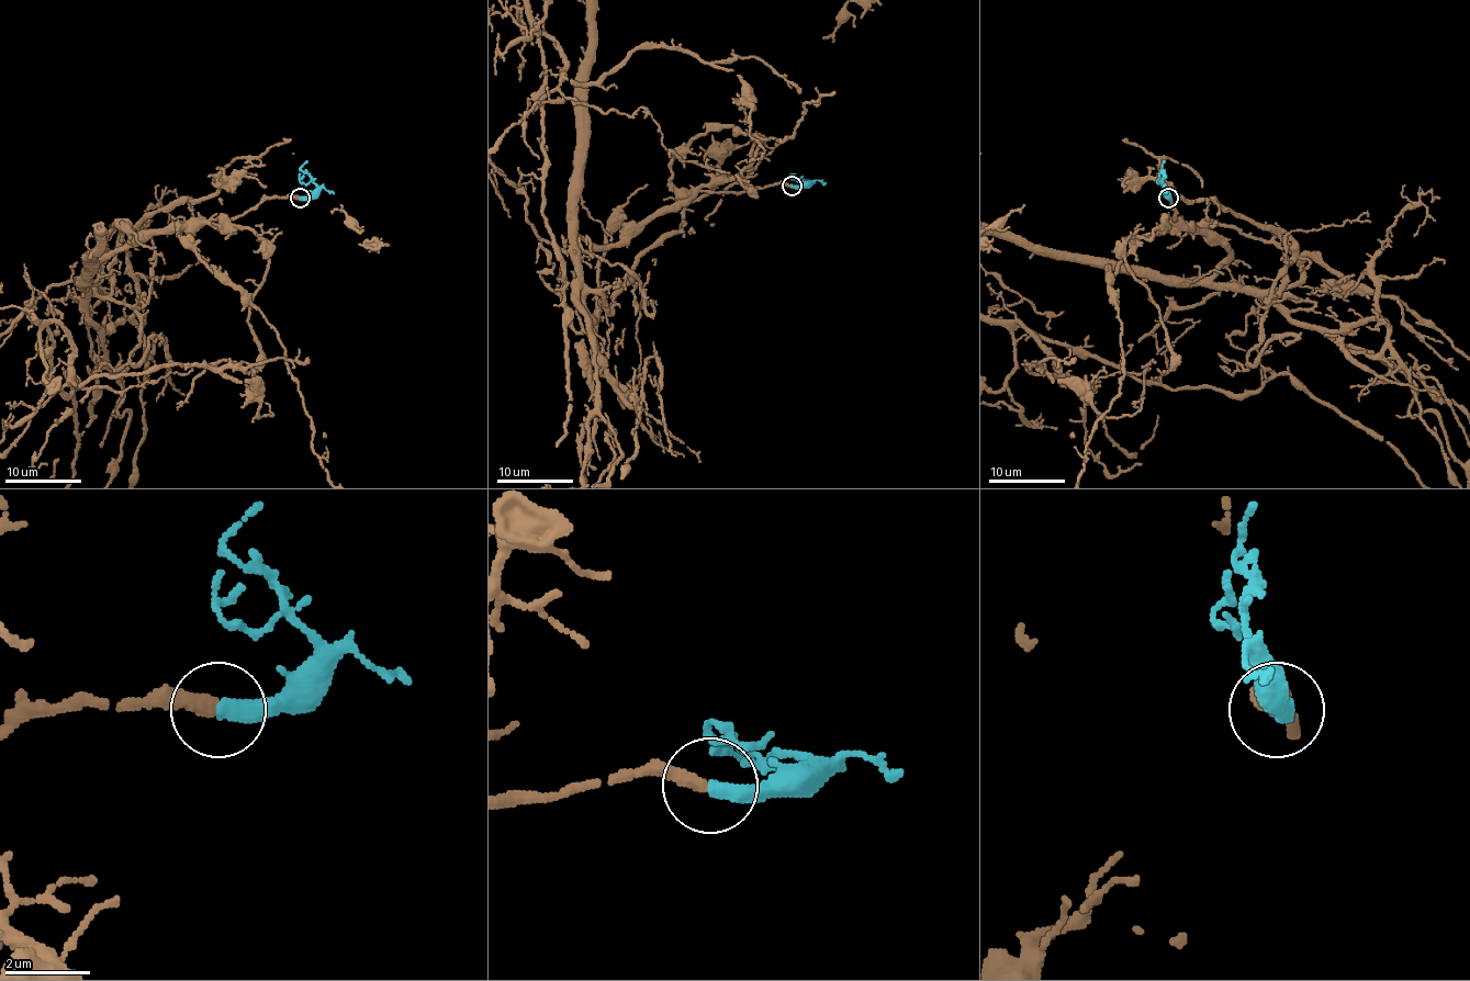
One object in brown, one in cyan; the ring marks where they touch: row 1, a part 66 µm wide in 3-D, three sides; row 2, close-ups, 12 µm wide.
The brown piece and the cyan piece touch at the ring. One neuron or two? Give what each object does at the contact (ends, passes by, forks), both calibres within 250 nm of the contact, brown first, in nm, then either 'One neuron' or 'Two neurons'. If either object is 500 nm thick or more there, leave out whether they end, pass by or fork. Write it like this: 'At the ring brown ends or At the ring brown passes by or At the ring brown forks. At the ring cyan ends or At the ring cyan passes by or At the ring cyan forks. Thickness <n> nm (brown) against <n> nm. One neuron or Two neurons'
At the ring brown ends. At the ring cyan ends. Thickness 360 nm (brown) against 440 nm. One neuron

